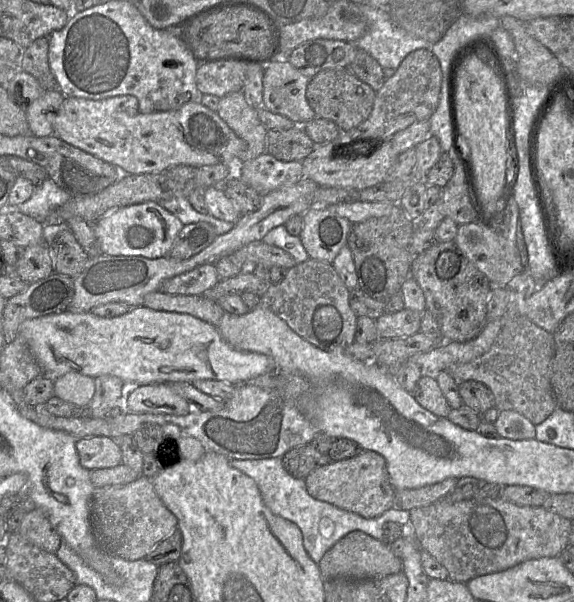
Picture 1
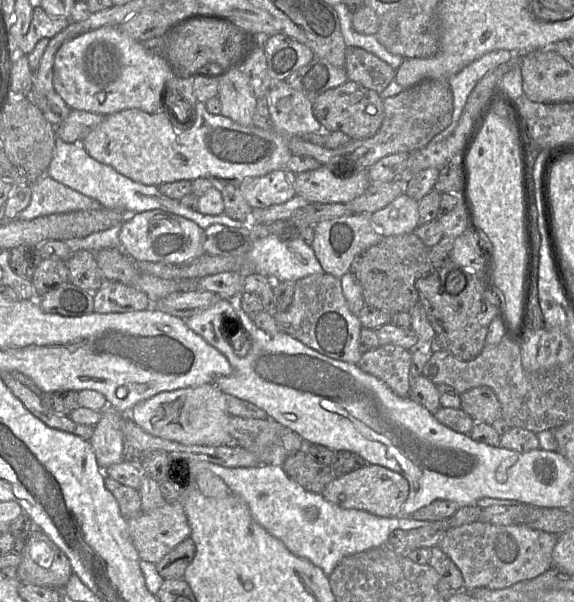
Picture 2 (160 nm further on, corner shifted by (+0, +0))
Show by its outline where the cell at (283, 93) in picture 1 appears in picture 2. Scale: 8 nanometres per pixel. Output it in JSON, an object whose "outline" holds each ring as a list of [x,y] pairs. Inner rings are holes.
{"outline":[[[285,80],[275,81],[268,92],[268,106],[273,128],[264,130],[256,126],[242,126],[222,114],[208,112],[204,102],[195,104],[195,119],[188,126],[178,123],[178,117],[185,114],[169,113],[148,114],[139,109],[127,109],[106,115],[102,123],[92,130],[81,142],[87,153],[95,160],[113,167],[129,179],[144,184],[158,186],[179,180],[193,181],[197,178],[210,179],[215,187],[226,184],[240,186],[247,177],[264,176],[274,170],[286,168],[292,155],[288,147],[288,139],[293,136],[302,137],[307,133],[323,131],[322,125],[313,113],[312,102],[301,92],[293,89]]]}

